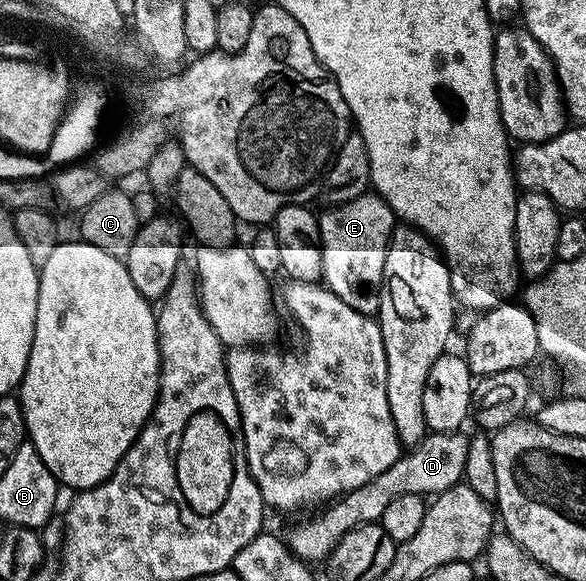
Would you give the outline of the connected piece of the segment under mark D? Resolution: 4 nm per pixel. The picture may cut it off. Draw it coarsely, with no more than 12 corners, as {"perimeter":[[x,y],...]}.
{"perimeter":[[430,431],[360,489],[294,527],[311,565],[344,533],[381,520],[396,497],[433,497],[463,482],[470,435]]}

